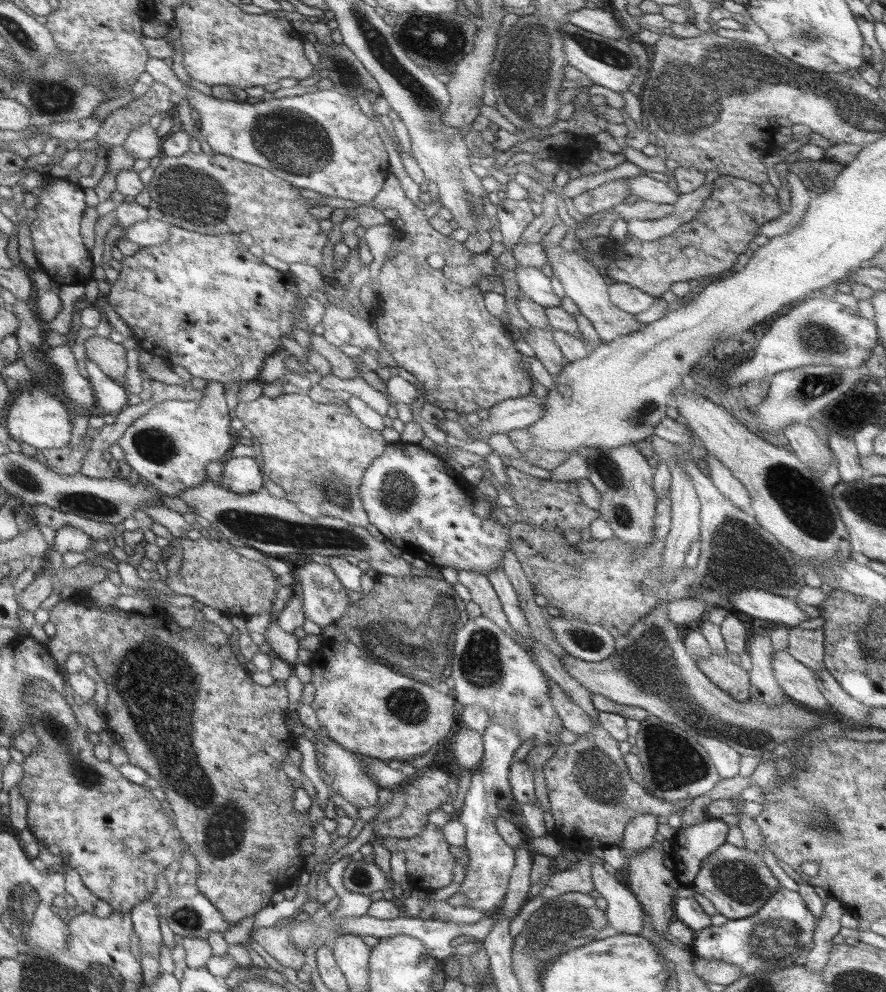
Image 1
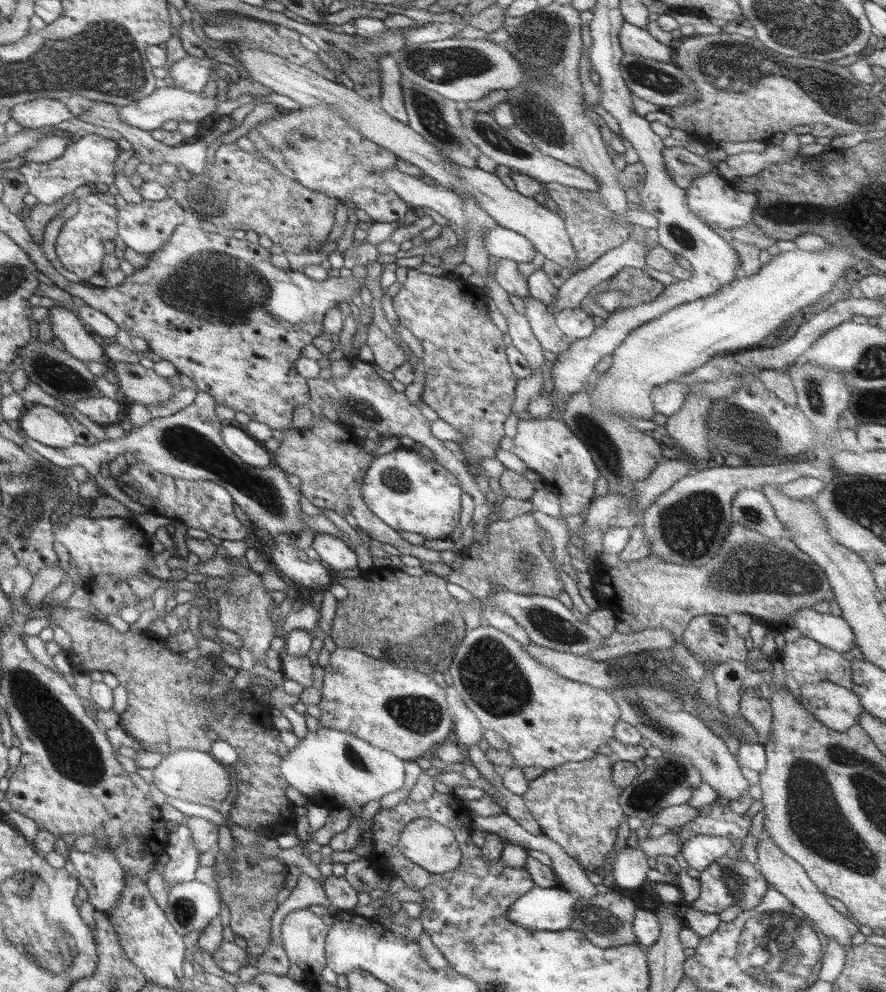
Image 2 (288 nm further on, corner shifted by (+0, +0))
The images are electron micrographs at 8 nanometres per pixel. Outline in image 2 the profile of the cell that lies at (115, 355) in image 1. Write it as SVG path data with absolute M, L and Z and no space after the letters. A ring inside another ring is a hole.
M115 362L109 364L109 370L117 376L117 392L127 402L139 402L143 406L165 402L169 396L175 394L175 386L167 384L161 376L153 374L153 370L145 370L139 364L123 364Z

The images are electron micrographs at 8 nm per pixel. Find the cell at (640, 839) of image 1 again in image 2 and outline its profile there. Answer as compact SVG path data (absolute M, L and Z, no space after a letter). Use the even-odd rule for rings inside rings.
M625 848L615 854L613 858L613 888L639 888L647 876L645 872L649 870L647 856L645 852L637 848Z

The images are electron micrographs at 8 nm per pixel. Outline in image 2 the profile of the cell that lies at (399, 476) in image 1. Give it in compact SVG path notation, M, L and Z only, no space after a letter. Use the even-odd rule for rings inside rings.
M397 446L385 456L375 456L369 468L365 470L363 482L361 482L361 498L365 506L387 526L391 526L395 532L411 532L419 534L423 540L447 540L455 532L457 520L459 520L459 498L461 498L461 488L457 484L457 478L447 472L437 460L433 458L423 458L411 448Z

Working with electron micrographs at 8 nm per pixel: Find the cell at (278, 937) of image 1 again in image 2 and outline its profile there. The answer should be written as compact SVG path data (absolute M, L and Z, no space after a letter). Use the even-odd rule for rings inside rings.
M295 910L289 912L279 926L279 946L287 954L289 964L299 966L305 976L319 976L325 968L327 932L329 926L325 926L317 914L311 910Z

